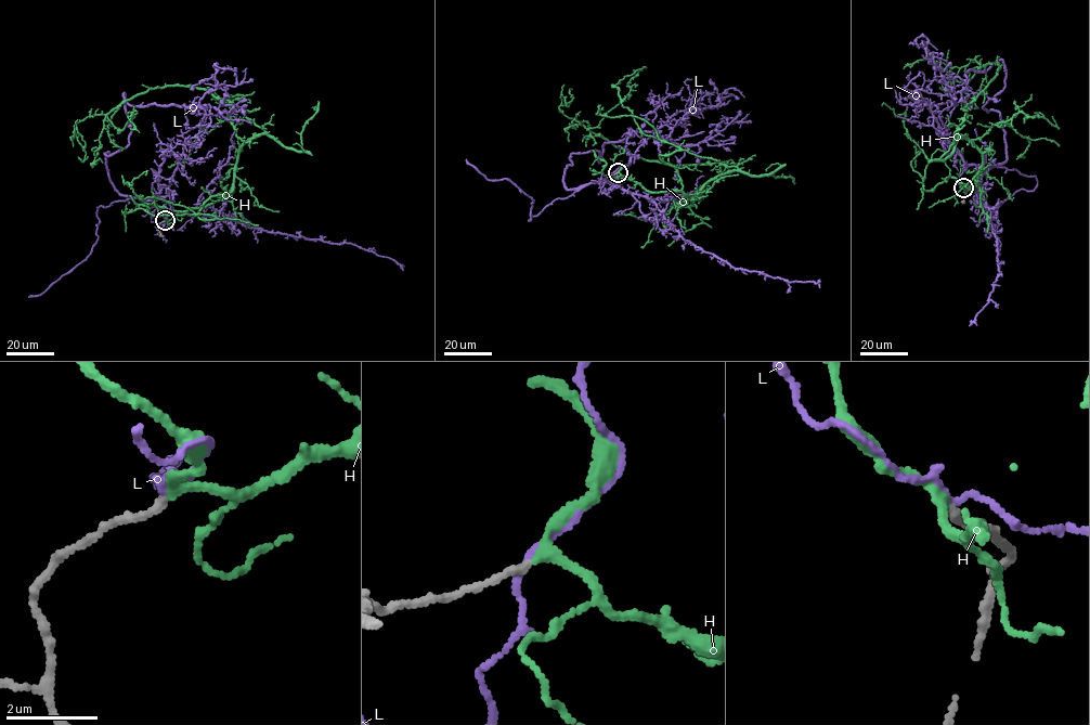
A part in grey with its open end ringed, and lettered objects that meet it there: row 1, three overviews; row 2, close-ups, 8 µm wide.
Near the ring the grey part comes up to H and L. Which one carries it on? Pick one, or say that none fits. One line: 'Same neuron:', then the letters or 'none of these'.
Same neuron: H

